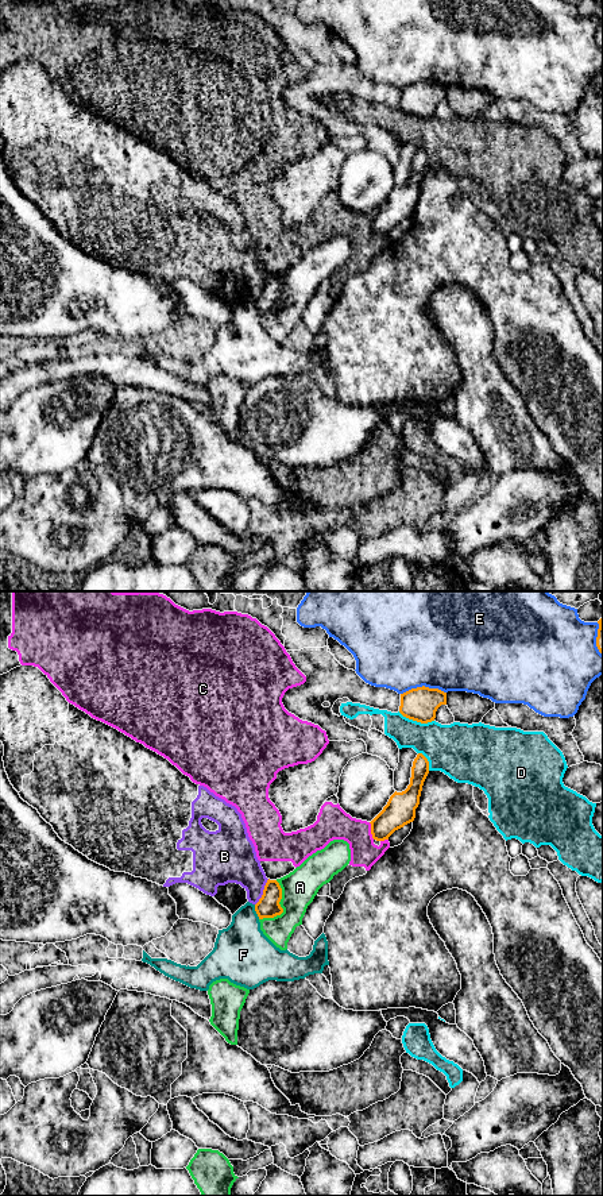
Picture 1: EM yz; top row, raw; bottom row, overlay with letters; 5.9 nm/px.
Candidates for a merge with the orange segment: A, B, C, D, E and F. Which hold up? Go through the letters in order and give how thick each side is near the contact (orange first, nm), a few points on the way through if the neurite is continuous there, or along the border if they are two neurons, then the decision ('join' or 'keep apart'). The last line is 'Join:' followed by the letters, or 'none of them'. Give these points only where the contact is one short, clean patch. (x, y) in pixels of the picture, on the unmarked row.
A: calibres 130 and 200 nm; keep apart
B: calibres 130 and 260 nm; border yz (269, 274), (262, 292), (255, 300); keep apart
C: calibres 180 and 190 nm; border yz (368, 218), (374, 234); keep apart
D: calibres 200 and 280 nm; keep apart
E: calibres 200 and 500 nm; keep apart
F: calibres 130 and 320 nm; keep apart
Join: none of them

